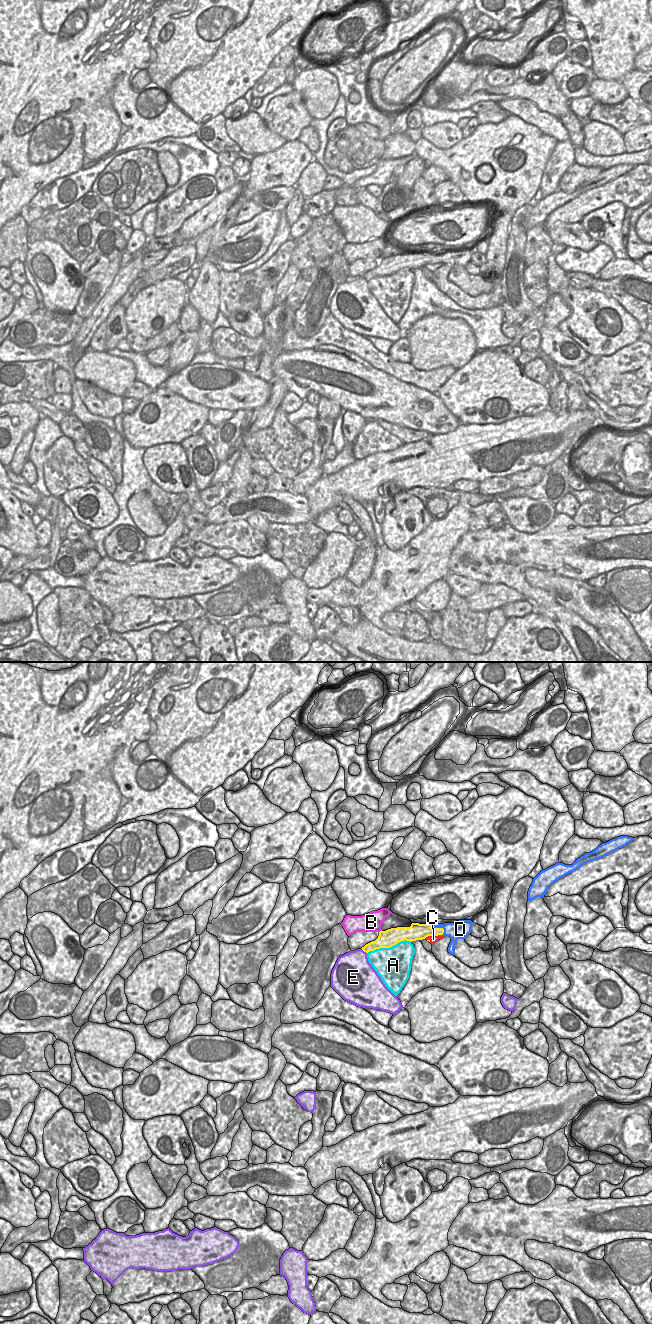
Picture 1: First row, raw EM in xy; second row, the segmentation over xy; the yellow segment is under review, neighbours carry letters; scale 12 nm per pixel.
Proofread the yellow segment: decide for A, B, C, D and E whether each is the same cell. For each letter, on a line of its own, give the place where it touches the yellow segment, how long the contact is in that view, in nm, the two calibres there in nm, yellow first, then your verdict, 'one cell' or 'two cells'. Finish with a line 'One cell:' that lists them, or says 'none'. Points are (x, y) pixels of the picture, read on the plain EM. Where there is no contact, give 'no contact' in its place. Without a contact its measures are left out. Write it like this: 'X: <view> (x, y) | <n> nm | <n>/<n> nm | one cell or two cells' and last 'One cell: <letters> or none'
A: xy (388, 275) | 550 nm | 220/420 nm | two cells
B: xy (380, 259) | 50 nm | 220/240 nm | two cells
C: xy (433, 263) | 240 nm | 200/100 nm | two cells
D: xy (439, 256) | 200 nm | 190/220 nm | one cell
E: xy (364, 279) | 100 nm | 150/400 nm | two cells
One cell: D

